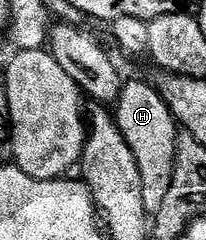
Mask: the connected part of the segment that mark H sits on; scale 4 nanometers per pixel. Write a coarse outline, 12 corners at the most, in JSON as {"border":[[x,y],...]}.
{"border":[[130,79],[114,119],[154,214],[170,191],[178,125],[151,83]]}

